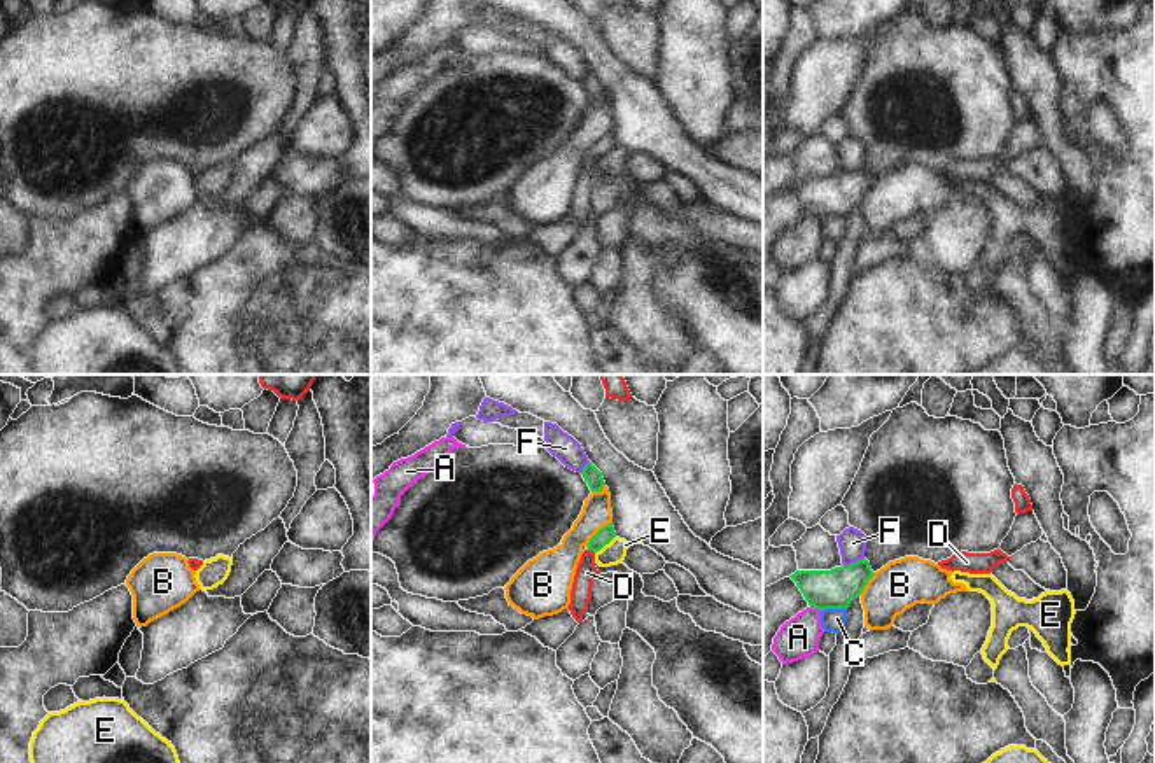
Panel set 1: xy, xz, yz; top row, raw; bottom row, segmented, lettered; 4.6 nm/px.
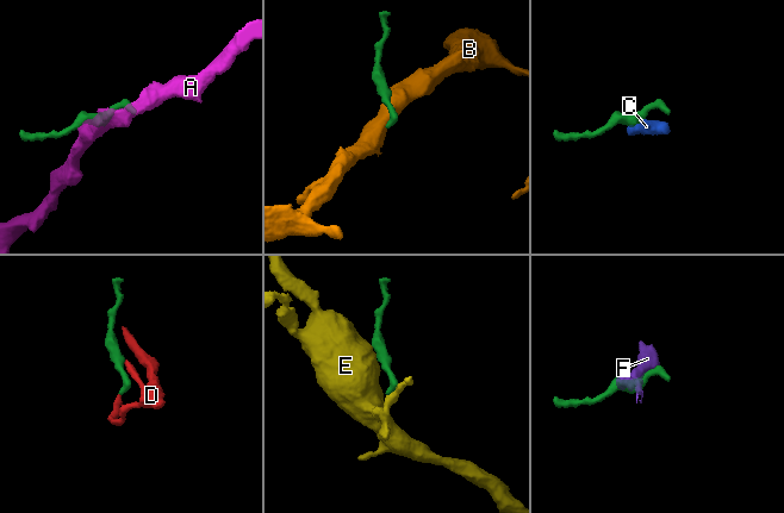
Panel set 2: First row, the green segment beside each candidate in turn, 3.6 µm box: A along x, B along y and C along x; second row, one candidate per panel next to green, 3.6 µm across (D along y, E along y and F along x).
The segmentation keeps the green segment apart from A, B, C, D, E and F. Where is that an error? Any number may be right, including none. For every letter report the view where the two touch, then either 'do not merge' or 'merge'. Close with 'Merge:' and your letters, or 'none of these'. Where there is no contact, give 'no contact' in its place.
A: yz | do not merge
B: xz | do not merge
C: yz | do not merge
D: xz | merge
E: xz | do not merge
F: yz | do not merge
Merge: D

